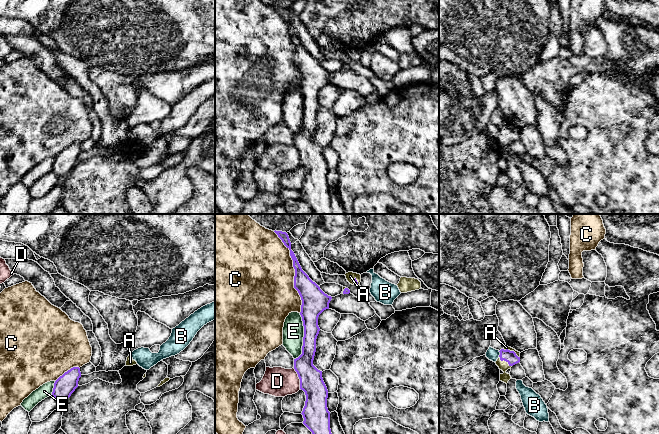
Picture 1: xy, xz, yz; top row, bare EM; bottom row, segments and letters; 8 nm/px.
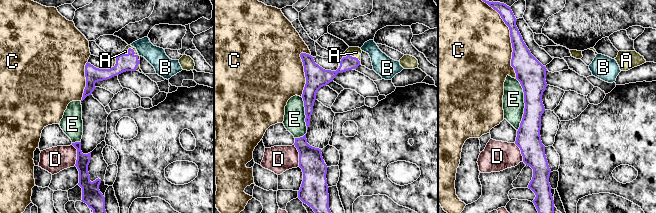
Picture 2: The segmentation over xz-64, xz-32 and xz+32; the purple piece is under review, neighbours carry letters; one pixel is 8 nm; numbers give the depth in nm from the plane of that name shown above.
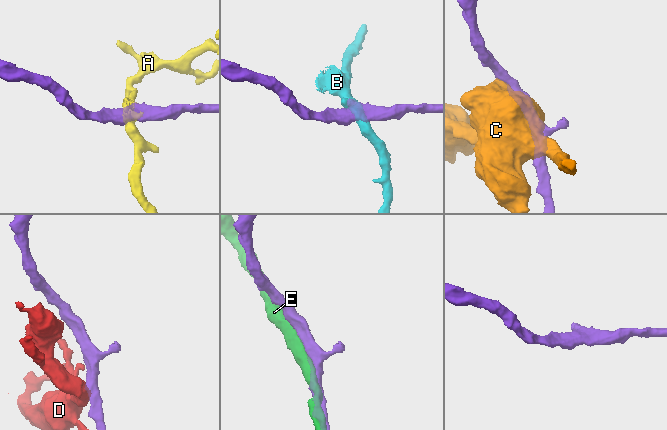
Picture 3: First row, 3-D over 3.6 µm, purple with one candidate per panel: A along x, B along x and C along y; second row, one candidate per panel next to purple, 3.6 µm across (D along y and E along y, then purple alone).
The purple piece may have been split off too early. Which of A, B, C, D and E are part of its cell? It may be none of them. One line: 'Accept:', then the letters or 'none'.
Accept: none

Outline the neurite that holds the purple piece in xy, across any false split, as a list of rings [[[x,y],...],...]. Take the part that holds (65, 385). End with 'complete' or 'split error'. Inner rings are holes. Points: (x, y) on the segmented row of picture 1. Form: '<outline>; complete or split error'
[[[73,367],[65,372],[55,381],[52,396],[63,404],[78,387],[80,377],[79,367]]]; complete

